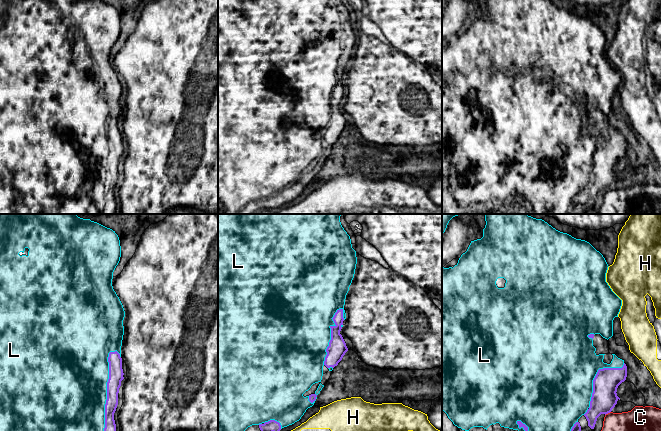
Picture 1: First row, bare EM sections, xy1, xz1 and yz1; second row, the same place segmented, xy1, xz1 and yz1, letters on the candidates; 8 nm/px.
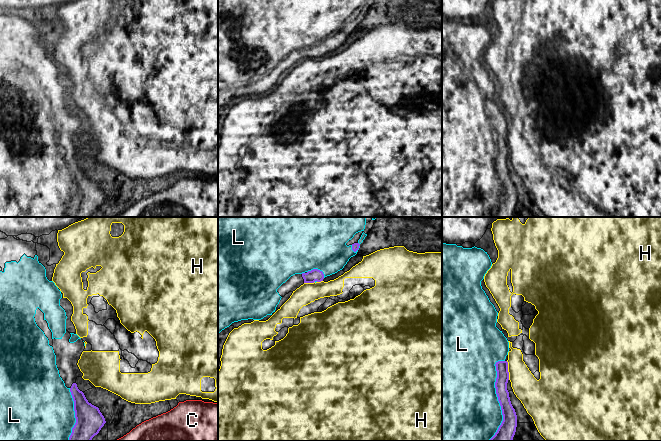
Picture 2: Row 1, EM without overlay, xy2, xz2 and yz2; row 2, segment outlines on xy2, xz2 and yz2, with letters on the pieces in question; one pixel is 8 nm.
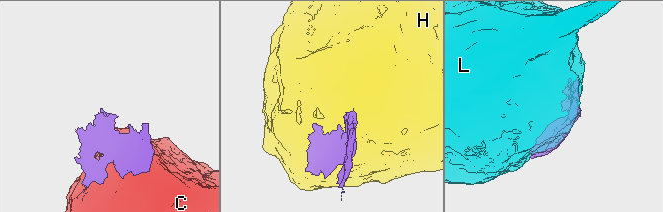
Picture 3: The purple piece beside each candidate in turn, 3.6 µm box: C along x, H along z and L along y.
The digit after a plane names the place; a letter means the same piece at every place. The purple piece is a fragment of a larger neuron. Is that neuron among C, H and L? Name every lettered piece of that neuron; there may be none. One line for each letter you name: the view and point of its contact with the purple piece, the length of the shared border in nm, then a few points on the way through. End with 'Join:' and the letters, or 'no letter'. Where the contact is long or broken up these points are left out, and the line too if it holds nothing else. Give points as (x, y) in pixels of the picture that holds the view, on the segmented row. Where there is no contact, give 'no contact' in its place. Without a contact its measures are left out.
L: meets purple in xy1 at (107, 388); contact 650 nm long
Join: L

